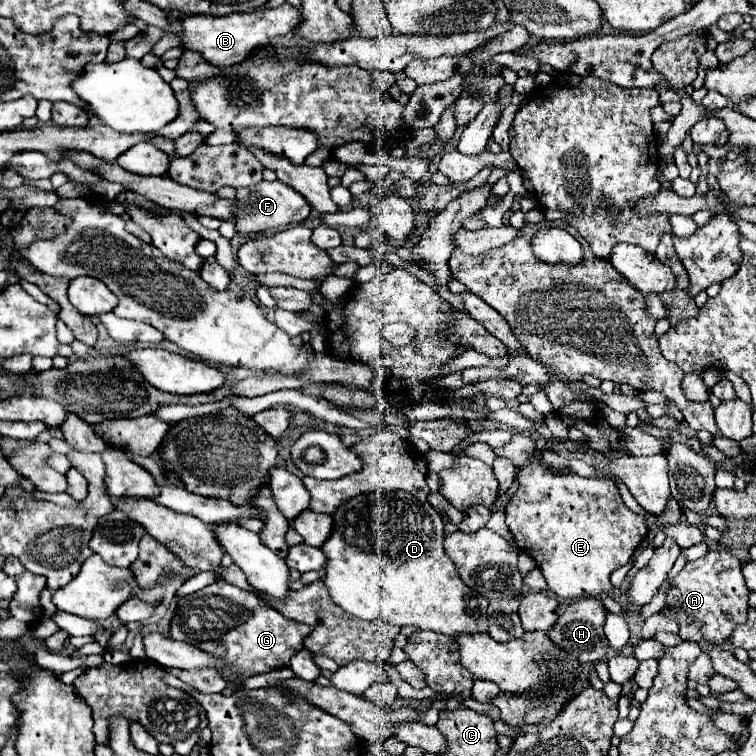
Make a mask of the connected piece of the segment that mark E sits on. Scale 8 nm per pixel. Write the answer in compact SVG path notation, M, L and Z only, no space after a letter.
M539 461L521 467L517 479L519 489L505 507L507 527L521 551L535 559L549 589L559 599L607 595L613 589L609 575L631 561L647 535L643 515L627 509L617 485L607 479L555 475Z

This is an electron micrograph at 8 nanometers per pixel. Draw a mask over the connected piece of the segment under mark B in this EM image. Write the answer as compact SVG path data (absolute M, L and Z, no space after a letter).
M283 3L277 9L259 9L251 13L231 13L225 17L213 15L197 15L197 17L183 17L181 27L183 33L179 35L183 41L183 51L199 53L207 63L215 67L229 67L245 61L253 49L265 47L271 37L289 33L295 25L299 25L301 15L289 3Z

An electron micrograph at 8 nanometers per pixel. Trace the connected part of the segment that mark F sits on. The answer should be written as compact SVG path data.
M261 181L253 189L237 189L235 199L237 199L235 213L239 217L239 223L235 227L237 227L237 233L243 237L259 231L273 231L289 223L299 223L307 219L311 211L311 205L305 201L305 197L301 197L301 193L289 189L289 185L281 181Z

